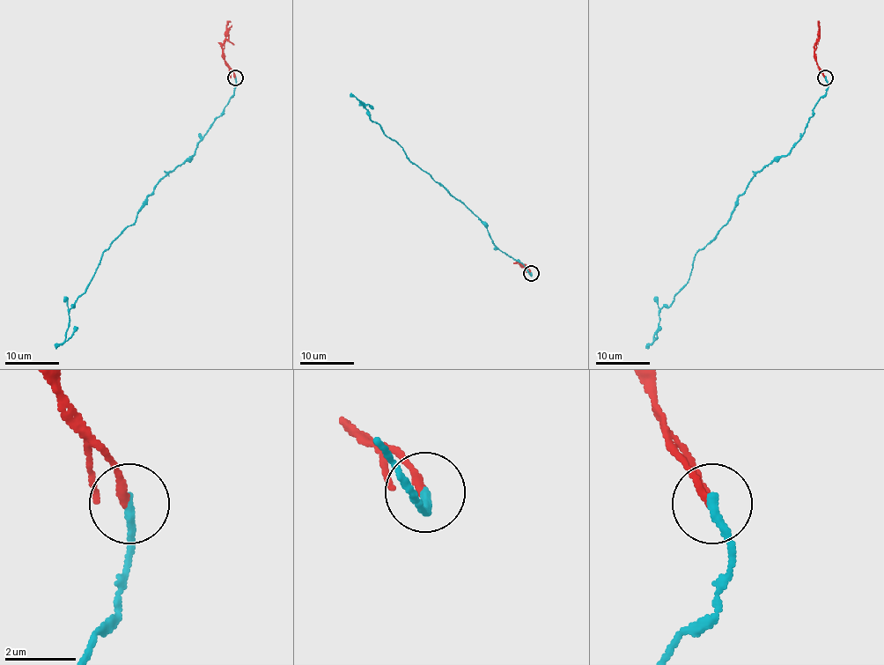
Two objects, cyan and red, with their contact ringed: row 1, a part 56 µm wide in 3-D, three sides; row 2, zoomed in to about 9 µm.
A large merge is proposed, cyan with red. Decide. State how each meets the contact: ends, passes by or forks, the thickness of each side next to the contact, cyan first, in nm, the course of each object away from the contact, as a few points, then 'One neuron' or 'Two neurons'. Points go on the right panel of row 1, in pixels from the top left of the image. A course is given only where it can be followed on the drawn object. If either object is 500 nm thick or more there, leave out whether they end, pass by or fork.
At the ring cyan ends. At the ring red ends. Thickness 240 nm (cyan) against 220 nm. Course of cyan: (825, 77), (801, 138), (754, 176), (696, 254), (660, 326). Course of red: (825, 77), (817, 66), (814, 54), (819, 20). Two neurons

